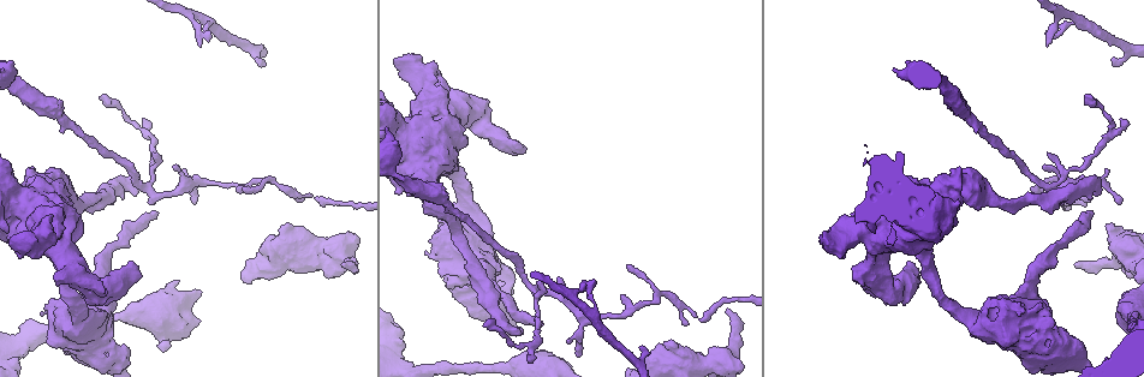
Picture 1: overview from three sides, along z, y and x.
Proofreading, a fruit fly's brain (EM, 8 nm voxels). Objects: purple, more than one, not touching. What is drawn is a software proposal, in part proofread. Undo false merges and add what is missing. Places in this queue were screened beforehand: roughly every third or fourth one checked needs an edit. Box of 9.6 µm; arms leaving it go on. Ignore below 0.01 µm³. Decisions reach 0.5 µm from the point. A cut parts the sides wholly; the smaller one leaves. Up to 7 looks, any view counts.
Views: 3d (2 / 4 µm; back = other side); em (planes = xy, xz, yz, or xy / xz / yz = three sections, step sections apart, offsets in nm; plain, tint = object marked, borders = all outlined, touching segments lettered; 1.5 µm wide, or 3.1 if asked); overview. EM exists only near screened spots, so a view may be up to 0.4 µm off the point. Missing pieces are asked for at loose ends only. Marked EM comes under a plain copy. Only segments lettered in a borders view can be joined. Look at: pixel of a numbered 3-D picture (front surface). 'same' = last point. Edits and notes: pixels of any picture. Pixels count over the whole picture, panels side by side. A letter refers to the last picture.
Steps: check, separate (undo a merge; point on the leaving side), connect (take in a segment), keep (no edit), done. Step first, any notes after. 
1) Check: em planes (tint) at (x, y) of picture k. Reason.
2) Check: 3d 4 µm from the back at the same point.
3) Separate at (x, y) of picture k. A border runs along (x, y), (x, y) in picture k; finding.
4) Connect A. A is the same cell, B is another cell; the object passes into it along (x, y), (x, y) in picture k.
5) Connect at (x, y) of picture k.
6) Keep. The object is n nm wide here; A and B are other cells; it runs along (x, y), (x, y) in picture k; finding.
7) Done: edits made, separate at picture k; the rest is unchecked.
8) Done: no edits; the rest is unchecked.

Check: em xy step 4 (borders) at (640, 348) of picture 1. Branch stops here.

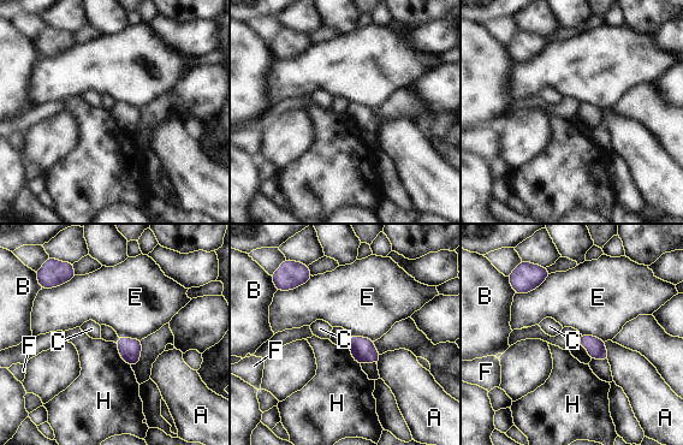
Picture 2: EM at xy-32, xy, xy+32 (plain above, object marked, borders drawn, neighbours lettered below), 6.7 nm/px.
Keep. A, B, C, E, F and H are other cells; no lettered segment goes on from it.

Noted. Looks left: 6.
Check: em yz step 4 (tint) at (342, 264) of picture 1. Free end.

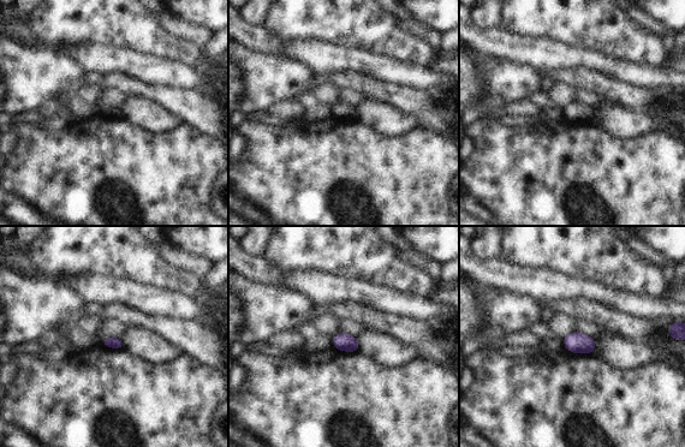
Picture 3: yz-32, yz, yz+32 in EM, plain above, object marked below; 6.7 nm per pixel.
Check: em yz step 4 (borders) at the same point. What lies round it.

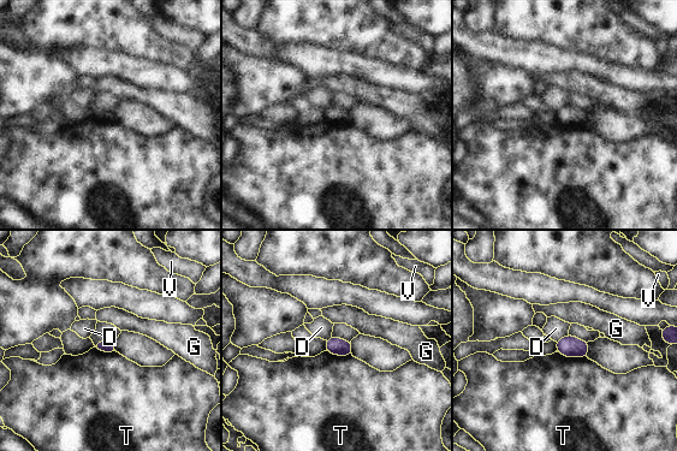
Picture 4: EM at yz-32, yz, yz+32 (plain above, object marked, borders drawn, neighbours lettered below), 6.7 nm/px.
Keep. D, G, T and V are other cells; a border runs along (558, 351), (569, 357), (586, 357) in picture 4; none of them fits.

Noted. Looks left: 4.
Check: em yz step 8 (tint) at (586, 281) of picture 1. An open end.

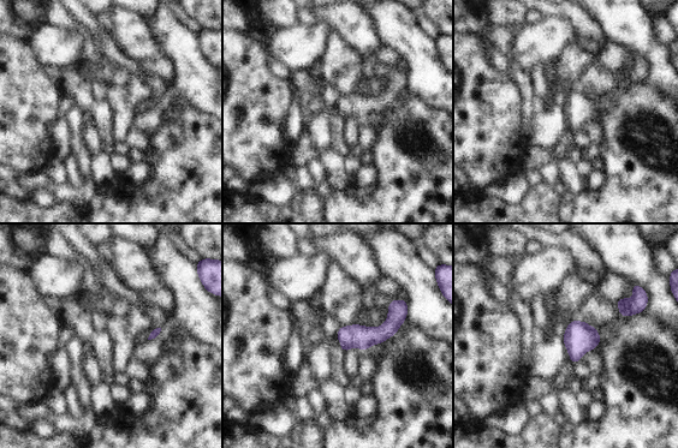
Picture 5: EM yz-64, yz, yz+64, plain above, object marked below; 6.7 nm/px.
Check: em planes (borders) at the same point.

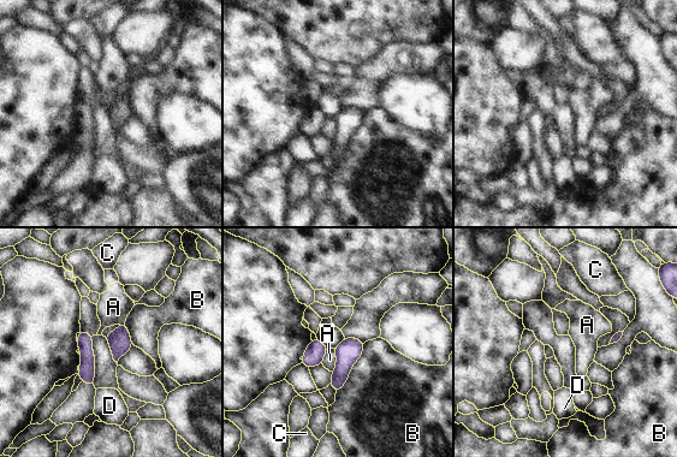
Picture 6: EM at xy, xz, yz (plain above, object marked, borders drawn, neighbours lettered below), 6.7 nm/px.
Keep. The object is 150 nm wide here; A, B, C and D are other cells; a border runs along (334, 349), (336, 368), (332, 372) in picture 6; no lettered segment goes on from it.

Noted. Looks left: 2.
Done: no edits; the rest is unchecked.

